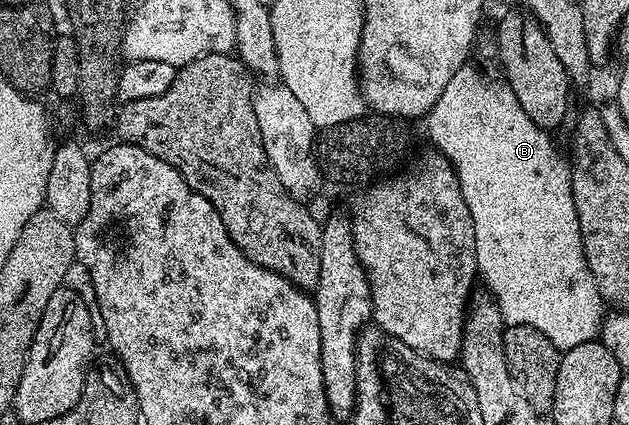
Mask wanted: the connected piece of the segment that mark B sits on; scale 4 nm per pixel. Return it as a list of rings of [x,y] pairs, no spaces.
[[[463,65],[461,69],[448,81],[448,89],[440,93],[440,101],[425,116],[426,131],[430,134],[430,139],[435,148],[446,156],[446,160],[454,166],[454,171],[458,175],[458,184],[464,193],[464,201],[468,205],[468,213],[472,213],[472,225],[474,226],[474,236],[476,237],[476,265],[478,275],[486,281],[490,289],[489,294],[497,303],[502,314],[503,324],[515,327],[516,325],[532,325],[532,329],[540,329],[552,345],[556,345],[559,352],[572,349],[576,345],[595,342],[599,338],[604,318],[604,300],[598,293],[598,286],[594,280],[592,269],[586,265],[586,250],[582,244],[582,234],[580,233],[580,221],[576,217],[576,205],[572,197],[570,188],[570,168],[565,154],[558,152],[556,144],[550,140],[551,132],[545,127],[536,125],[524,113],[520,101],[512,93],[512,89],[507,87],[505,82],[489,79],[486,75],[481,75],[476,68],[471,65]]]

